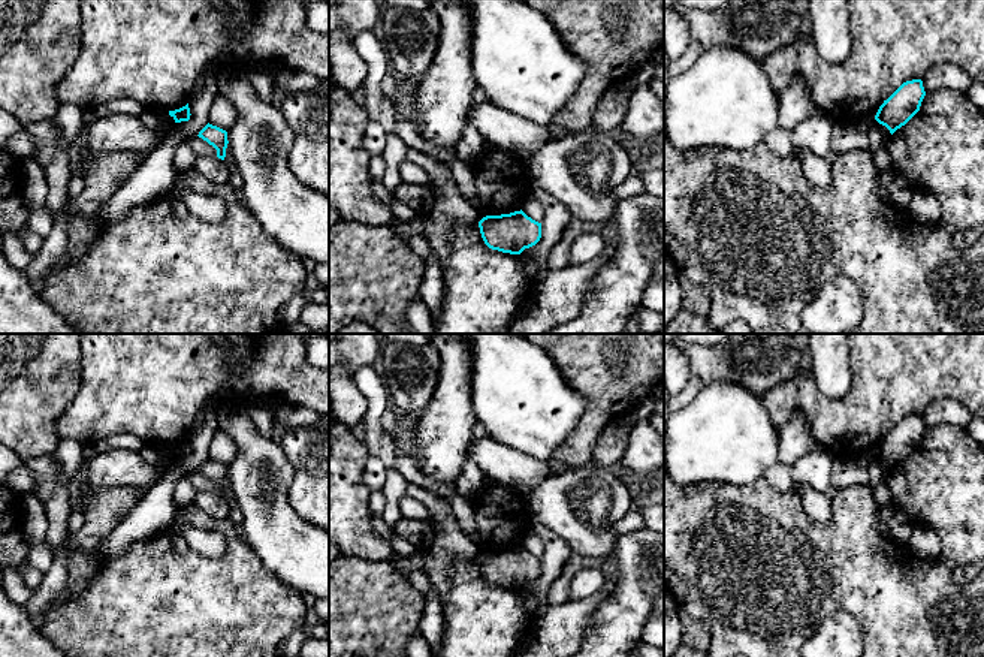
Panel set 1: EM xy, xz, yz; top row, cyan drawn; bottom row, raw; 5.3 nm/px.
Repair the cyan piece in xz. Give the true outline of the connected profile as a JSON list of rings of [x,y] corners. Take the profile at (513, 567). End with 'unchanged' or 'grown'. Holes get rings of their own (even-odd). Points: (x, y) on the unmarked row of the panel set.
[[[522,545],[501,551],[486,551],[479,557],[485,579],[502,588],[520,590],[541,573],[541,558]]] | unchanged

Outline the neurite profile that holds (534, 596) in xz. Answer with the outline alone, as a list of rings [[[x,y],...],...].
[[[532,521],[531,530],[544,540],[546,549],[541,557],[540,576],[520,588],[520,599],[525,609],[537,623],[550,606],[547,596],[552,582],[562,573],[562,569],[573,552],[559,536],[543,524]]]

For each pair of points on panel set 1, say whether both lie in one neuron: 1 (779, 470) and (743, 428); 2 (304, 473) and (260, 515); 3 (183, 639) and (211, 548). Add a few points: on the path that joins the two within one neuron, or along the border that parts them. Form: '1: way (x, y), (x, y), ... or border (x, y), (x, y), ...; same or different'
1: border (776, 460), (763, 475); different
2: border (284, 454), (292, 467), (287, 502), (305, 520); different
3: border (181, 535), (204, 555), (225, 554); different

